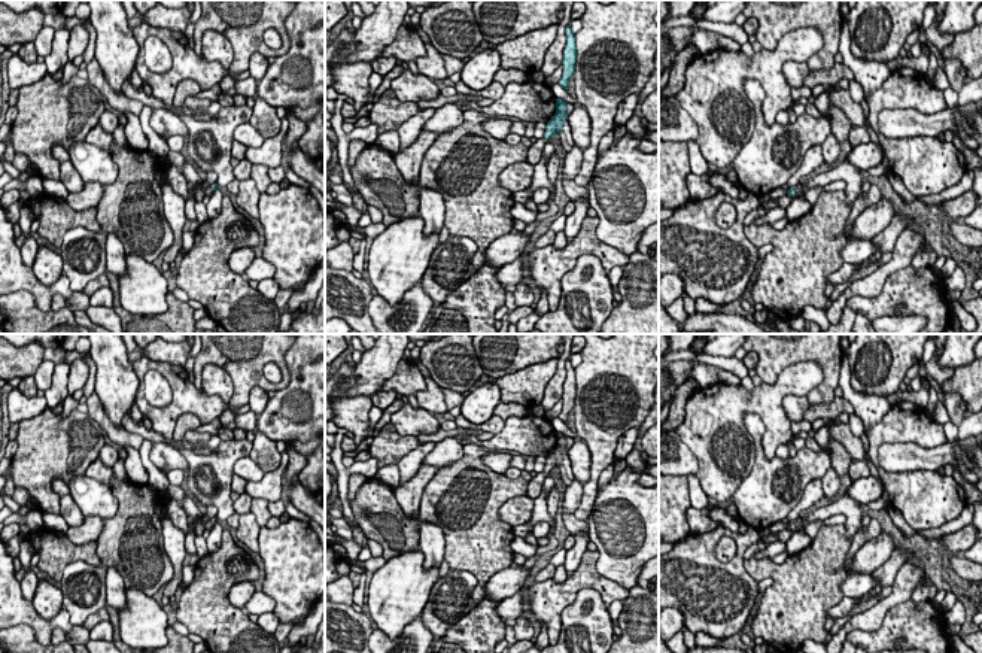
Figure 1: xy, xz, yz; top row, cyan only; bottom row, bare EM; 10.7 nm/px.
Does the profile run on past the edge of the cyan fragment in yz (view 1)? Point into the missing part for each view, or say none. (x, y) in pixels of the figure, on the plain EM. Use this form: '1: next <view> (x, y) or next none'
1: next yz (799, 521)

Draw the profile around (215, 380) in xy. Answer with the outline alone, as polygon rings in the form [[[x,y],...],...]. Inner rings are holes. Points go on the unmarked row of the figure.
[[[207,364],[201,373],[201,391],[207,395],[219,395],[228,406],[234,392],[234,383],[224,368]]]

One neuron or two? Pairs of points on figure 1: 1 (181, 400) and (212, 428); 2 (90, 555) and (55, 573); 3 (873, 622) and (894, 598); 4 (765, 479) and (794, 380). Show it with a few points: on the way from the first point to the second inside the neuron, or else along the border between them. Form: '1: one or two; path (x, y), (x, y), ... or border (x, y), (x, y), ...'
1: two; border (218, 418), (201, 425)
2: one; path (81, 555), (69, 555), (60, 564)
3: one; path (875, 616), (888, 603)
4: two; border (763, 425), (762, 450), (771, 459)

